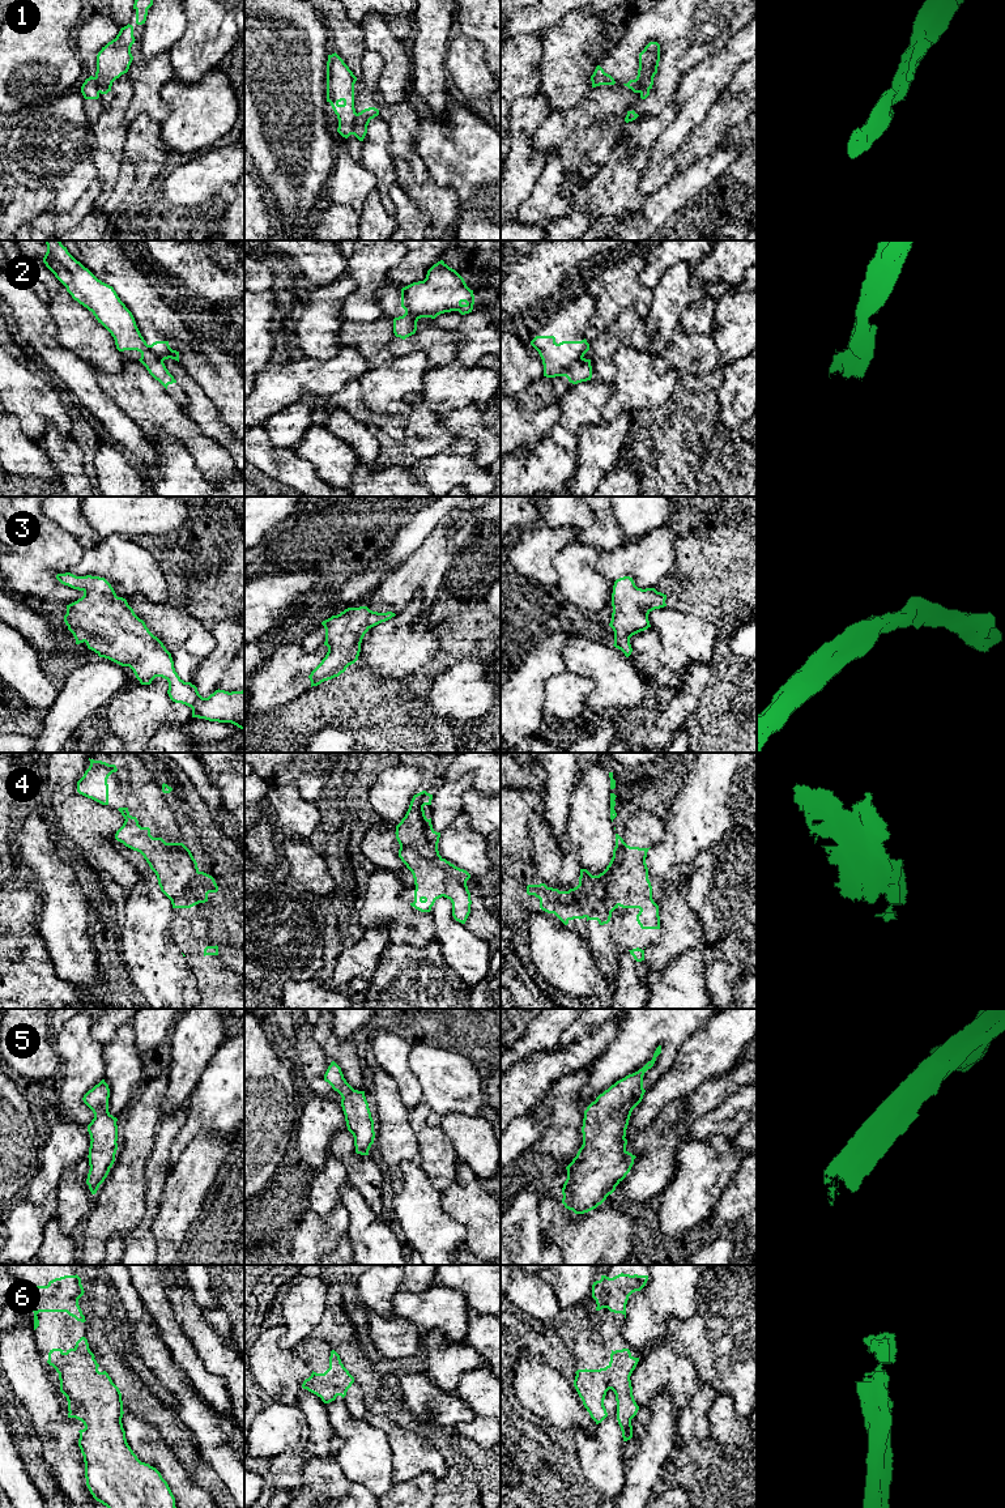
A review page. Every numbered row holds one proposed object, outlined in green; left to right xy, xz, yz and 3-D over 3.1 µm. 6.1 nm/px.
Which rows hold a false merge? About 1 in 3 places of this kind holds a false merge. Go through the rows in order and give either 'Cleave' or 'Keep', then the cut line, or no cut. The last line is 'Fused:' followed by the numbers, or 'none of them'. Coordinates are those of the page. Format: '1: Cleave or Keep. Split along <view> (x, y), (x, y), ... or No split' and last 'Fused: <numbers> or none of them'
1: Cleave. Split along xz (357, 114), (352, 133)
2: Cleave. Split along yz (582, 357), (571, 365), (565, 375)
3: Keep. No split
4: Keep. No split
5: Keep. No split
6: Keep. No split
Fused: 1, 2

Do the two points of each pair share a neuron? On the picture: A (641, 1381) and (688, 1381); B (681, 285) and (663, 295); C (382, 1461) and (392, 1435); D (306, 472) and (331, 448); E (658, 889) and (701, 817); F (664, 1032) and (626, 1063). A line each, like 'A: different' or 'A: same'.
A: same
B: same
C: different
D: different
E: same
F: same

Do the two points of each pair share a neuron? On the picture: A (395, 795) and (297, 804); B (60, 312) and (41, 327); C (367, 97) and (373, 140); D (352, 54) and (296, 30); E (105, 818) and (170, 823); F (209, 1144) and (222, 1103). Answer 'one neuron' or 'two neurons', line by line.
A: two neurons
B: two neurons
C: two neurons
D: two neurons
E: two neurons
F: two neurons

